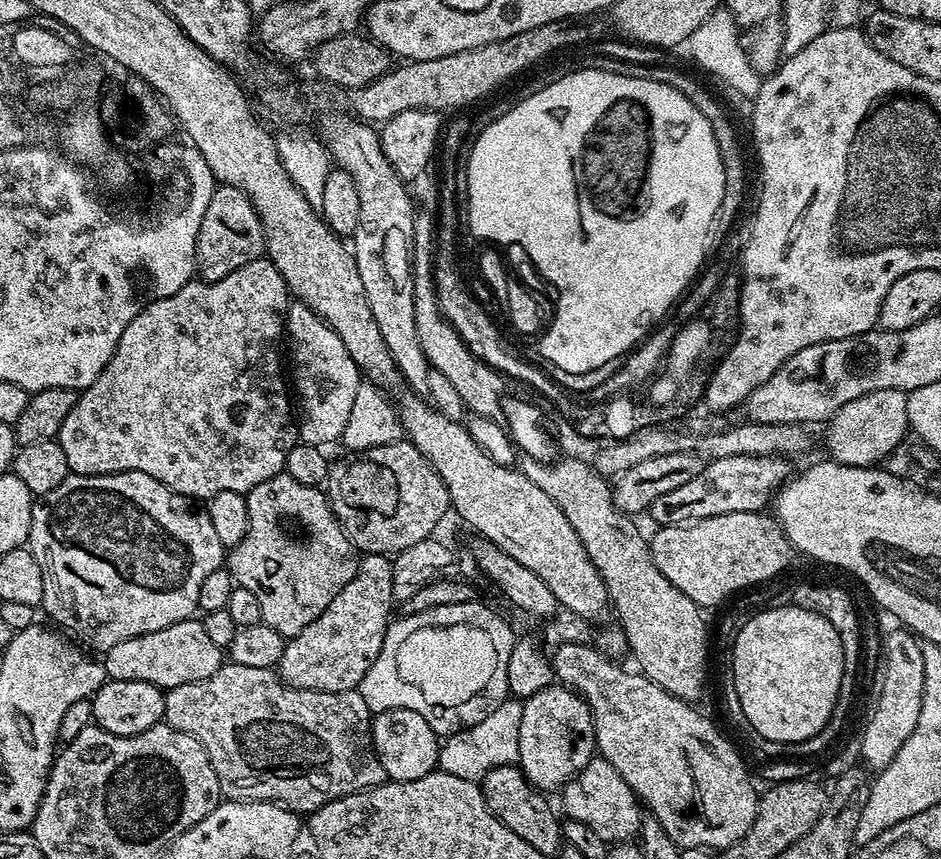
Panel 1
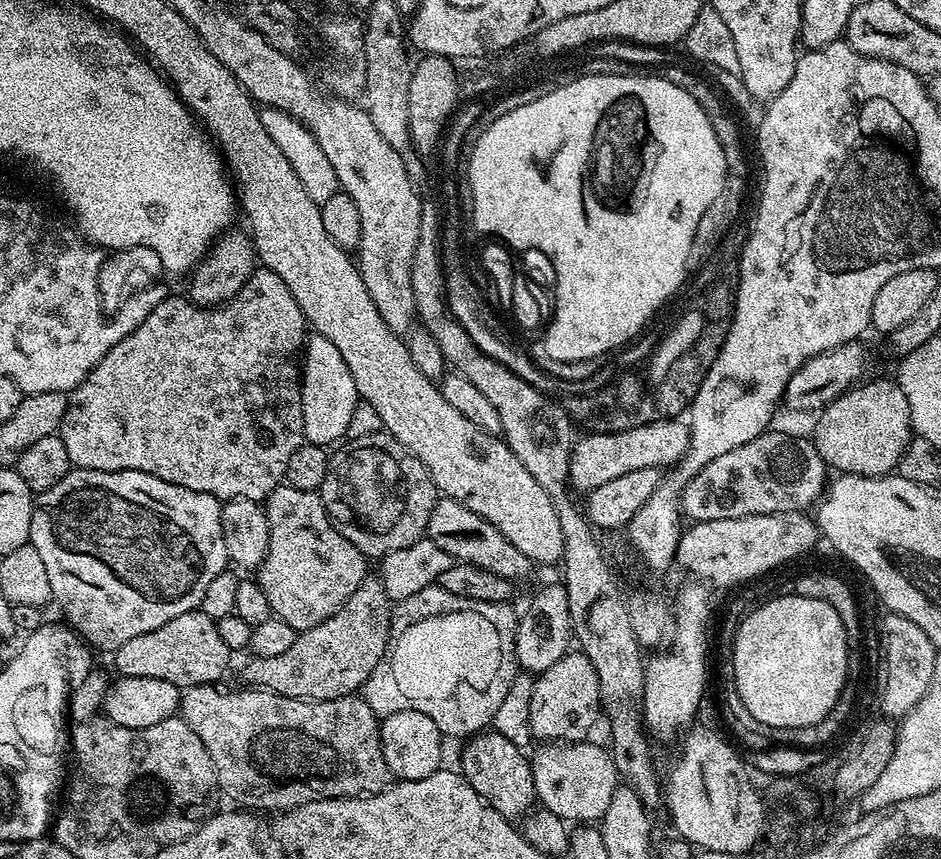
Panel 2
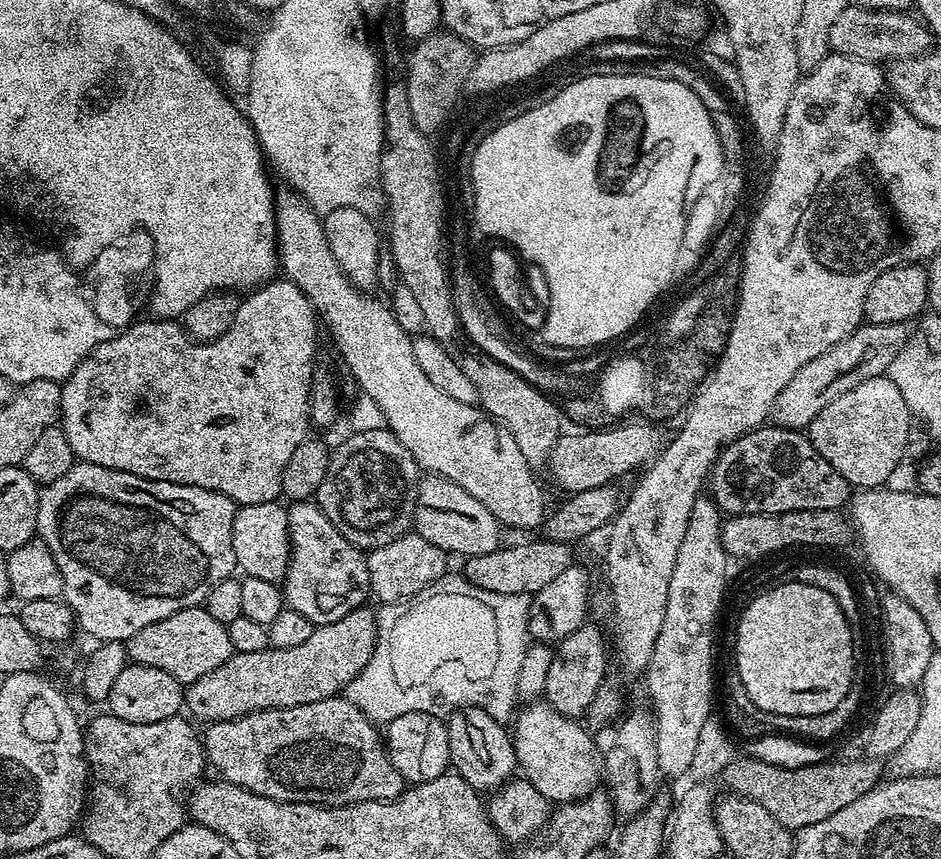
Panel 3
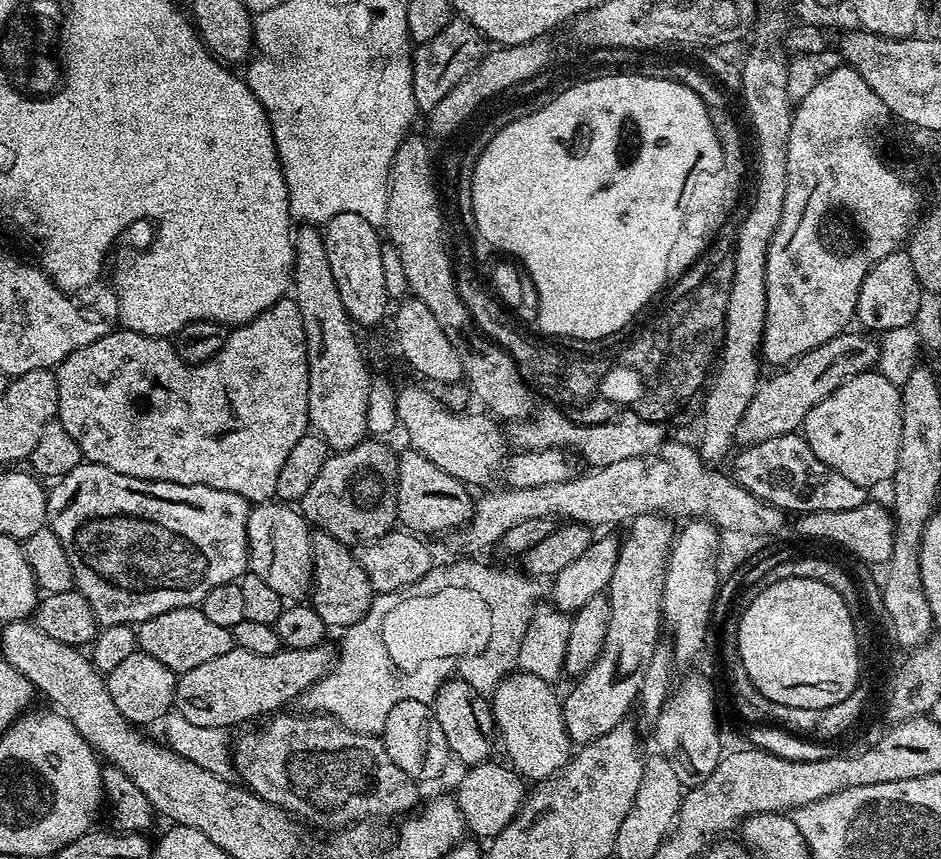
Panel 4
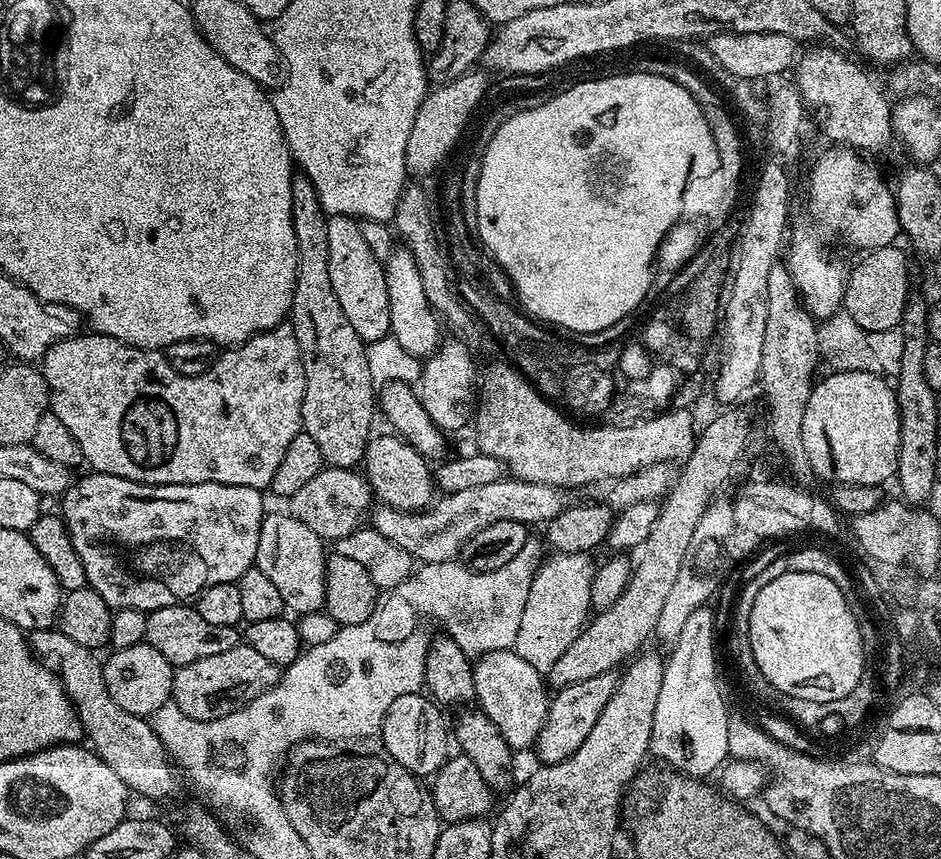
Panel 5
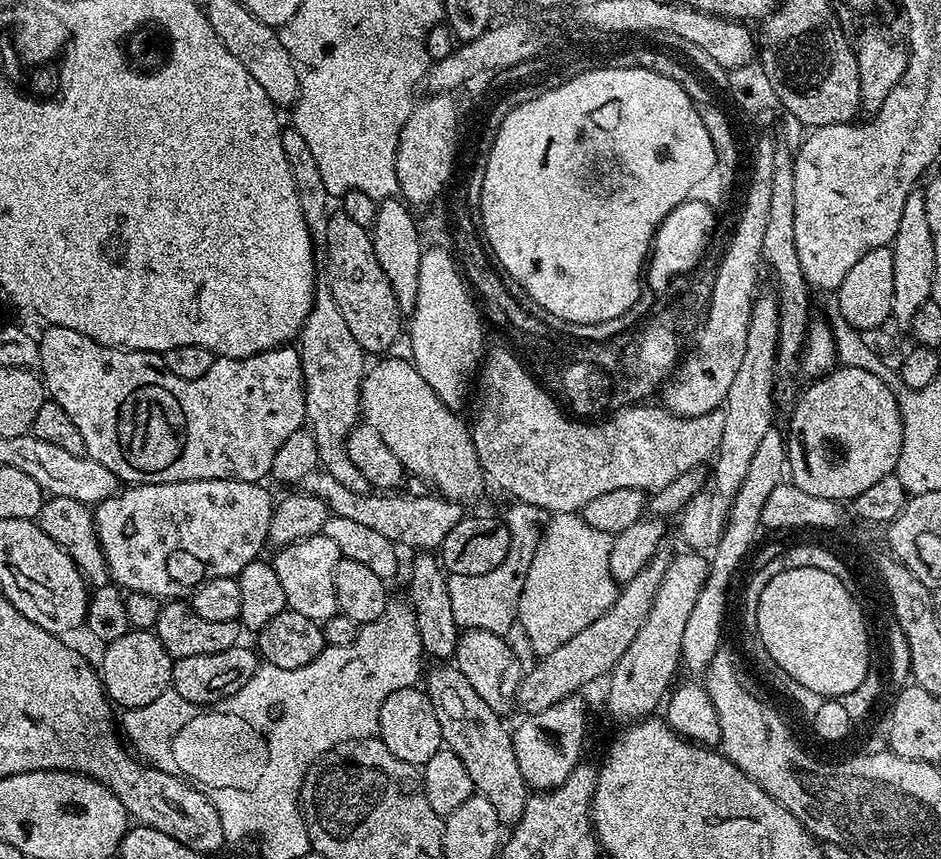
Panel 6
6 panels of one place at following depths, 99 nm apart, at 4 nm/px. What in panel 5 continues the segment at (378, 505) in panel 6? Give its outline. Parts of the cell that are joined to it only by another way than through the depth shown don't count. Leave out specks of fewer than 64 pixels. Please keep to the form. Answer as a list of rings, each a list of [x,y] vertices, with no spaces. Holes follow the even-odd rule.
[[[503,478],[487,483],[486,486],[441,495],[435,503],[419,512],[403,512],[388,504],[380,504],[371,509],[370,527],[378,530],[382,538],[390,538],[390,542],[402,546],[402,550],[406,550],[406,554],[410,554],[413,561],[420,564],[446,562],[456,560],[472,536],[496,522],[520,522],[534,526],[554,519],[562,514],[566,506],[564,496],[565,489],[549,484]]]

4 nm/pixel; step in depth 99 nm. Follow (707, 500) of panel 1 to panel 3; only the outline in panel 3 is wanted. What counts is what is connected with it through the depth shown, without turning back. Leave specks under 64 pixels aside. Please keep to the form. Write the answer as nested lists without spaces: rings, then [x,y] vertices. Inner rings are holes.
[[[761,426],[754,432],[744,435],[729,444],[721,452],[710,473],[710,497],[720,509],[721,513],[729,517],[734,516],[773,516],[794,510],[840,510],[849,503],[854,489],[851,484],[814,450],[812,441],[803,431],[779,426]]]

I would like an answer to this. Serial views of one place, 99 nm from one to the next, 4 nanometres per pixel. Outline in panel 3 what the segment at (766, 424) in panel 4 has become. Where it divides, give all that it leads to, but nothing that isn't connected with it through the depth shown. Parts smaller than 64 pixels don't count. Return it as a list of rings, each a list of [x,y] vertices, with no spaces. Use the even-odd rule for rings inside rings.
[[[906,320],[881,324],[865,322],[849,336],[842,338],[842,342],[830,346],[826,354],[818,354],[814,362],[806,362],[806,366],[802,366],[802,370],[798,370],[798,374],[794,374],[794,378],[786,382],[782,394],[778,394],[774,409],[775,423],[782,428],[807,429],[814,417],[822,414],[822,410],[826,410],[826,406],[834,402],[834,398],[846,394],[846,390],[854,390],[858,382],[885,375],[890,362],[894,362],[902,346],[913,339],[912,327]]]

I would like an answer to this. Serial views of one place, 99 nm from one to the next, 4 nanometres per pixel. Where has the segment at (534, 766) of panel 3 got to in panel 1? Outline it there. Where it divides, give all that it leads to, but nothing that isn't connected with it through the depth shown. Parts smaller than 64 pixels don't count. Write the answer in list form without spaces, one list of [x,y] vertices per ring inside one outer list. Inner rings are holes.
[[[593,758],[586,767],[576,775],[576,779],[564,785],[562,789],[564,795],[563,815],[570,820],[586,822],[598,838],[609,842],[628,842],[640,831],[640,814],[642,805],[636,796],[626,786],[622,774],[610,766],[603,758]]]

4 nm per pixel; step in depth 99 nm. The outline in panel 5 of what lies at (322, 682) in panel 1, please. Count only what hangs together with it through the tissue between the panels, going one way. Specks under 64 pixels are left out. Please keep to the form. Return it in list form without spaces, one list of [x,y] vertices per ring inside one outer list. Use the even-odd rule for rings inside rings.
[[[241,642],[234,646],[234,650],[225,650],[223,654],[214,654],[210,658],[198,658],[198,662],[190,662],[186,666],[176,668],[172,674],[172,699],[171,703],[182,710],[190,718],[199,720],[213,720],[222,718],[239,708],[245,708],[254,698],[258,698],[263,692],[274,687],[280,680],[281,665],[262,658],[258,650],[254,650],[250,645]]]

